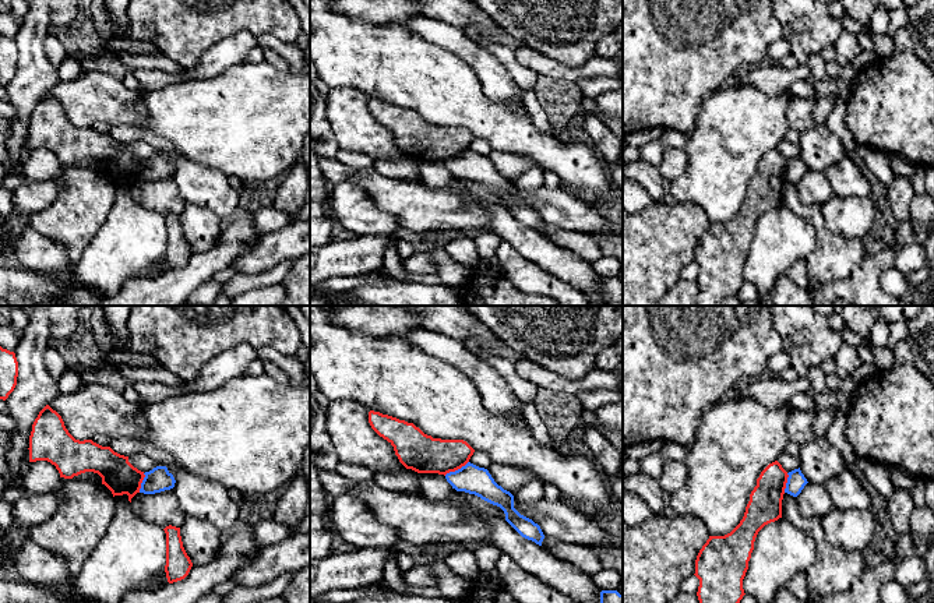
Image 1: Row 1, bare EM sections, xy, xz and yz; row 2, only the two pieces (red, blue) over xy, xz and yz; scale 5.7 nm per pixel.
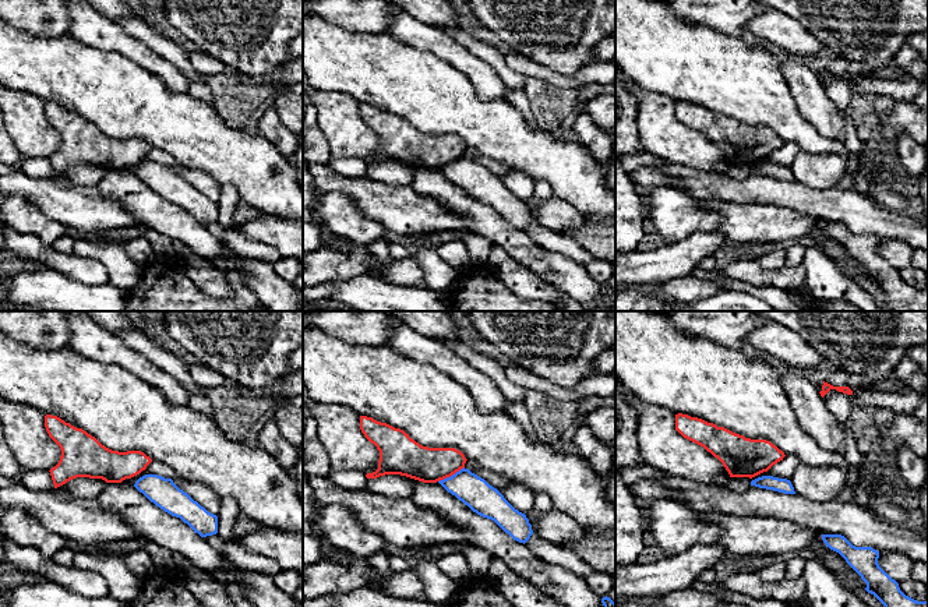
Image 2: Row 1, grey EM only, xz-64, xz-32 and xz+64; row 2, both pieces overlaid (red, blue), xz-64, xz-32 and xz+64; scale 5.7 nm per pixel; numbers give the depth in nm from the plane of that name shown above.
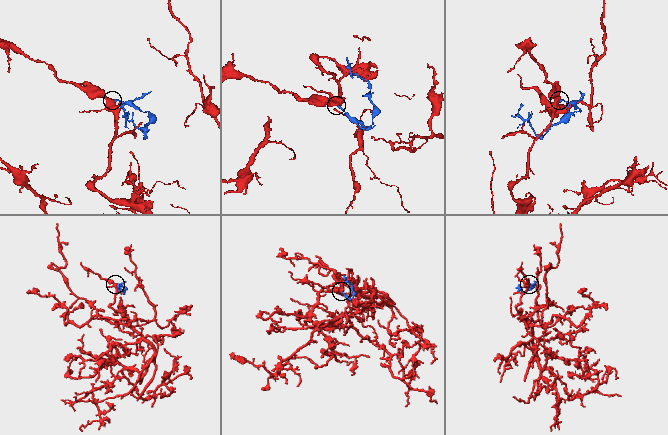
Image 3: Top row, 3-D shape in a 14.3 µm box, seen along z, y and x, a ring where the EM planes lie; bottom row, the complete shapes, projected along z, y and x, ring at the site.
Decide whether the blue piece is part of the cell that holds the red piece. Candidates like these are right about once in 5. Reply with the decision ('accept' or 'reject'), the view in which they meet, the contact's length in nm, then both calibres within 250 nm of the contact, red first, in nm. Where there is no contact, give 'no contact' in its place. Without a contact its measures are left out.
reject; contact in xz; length 170 nm; calibres 220 and 160 nm

